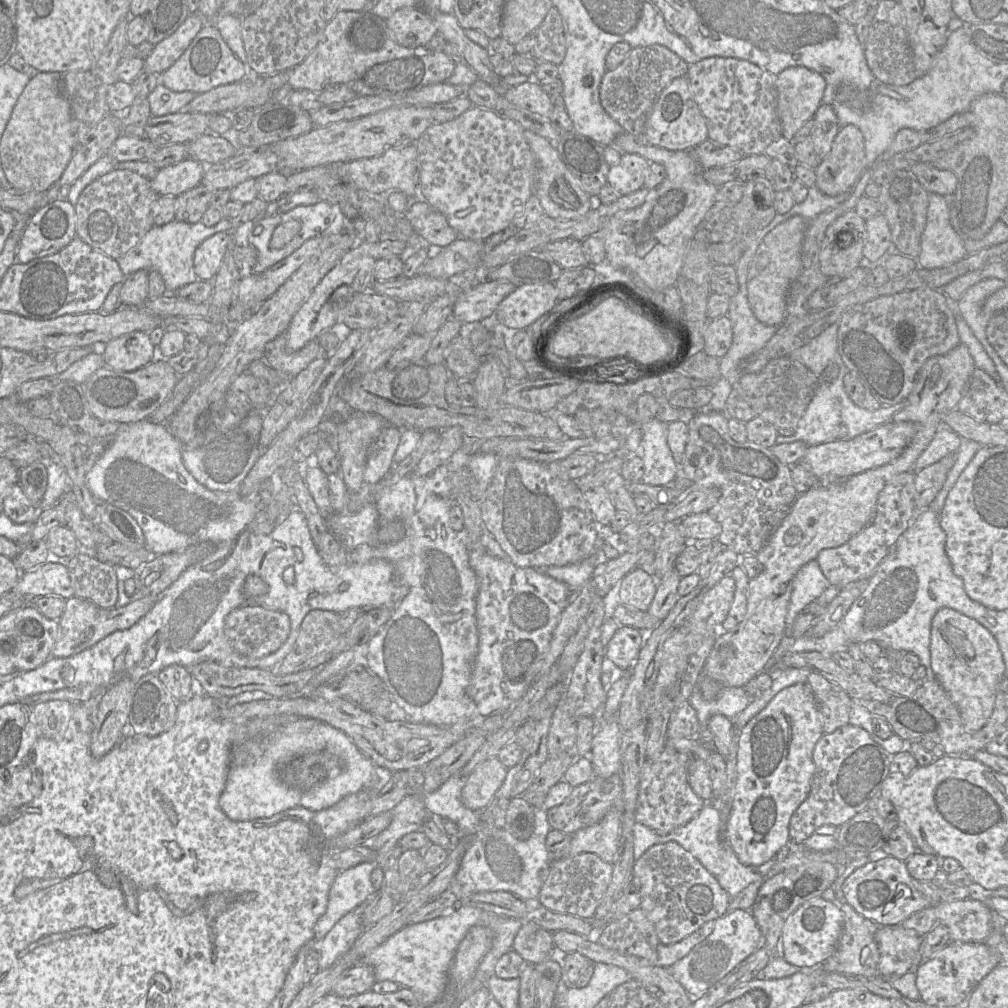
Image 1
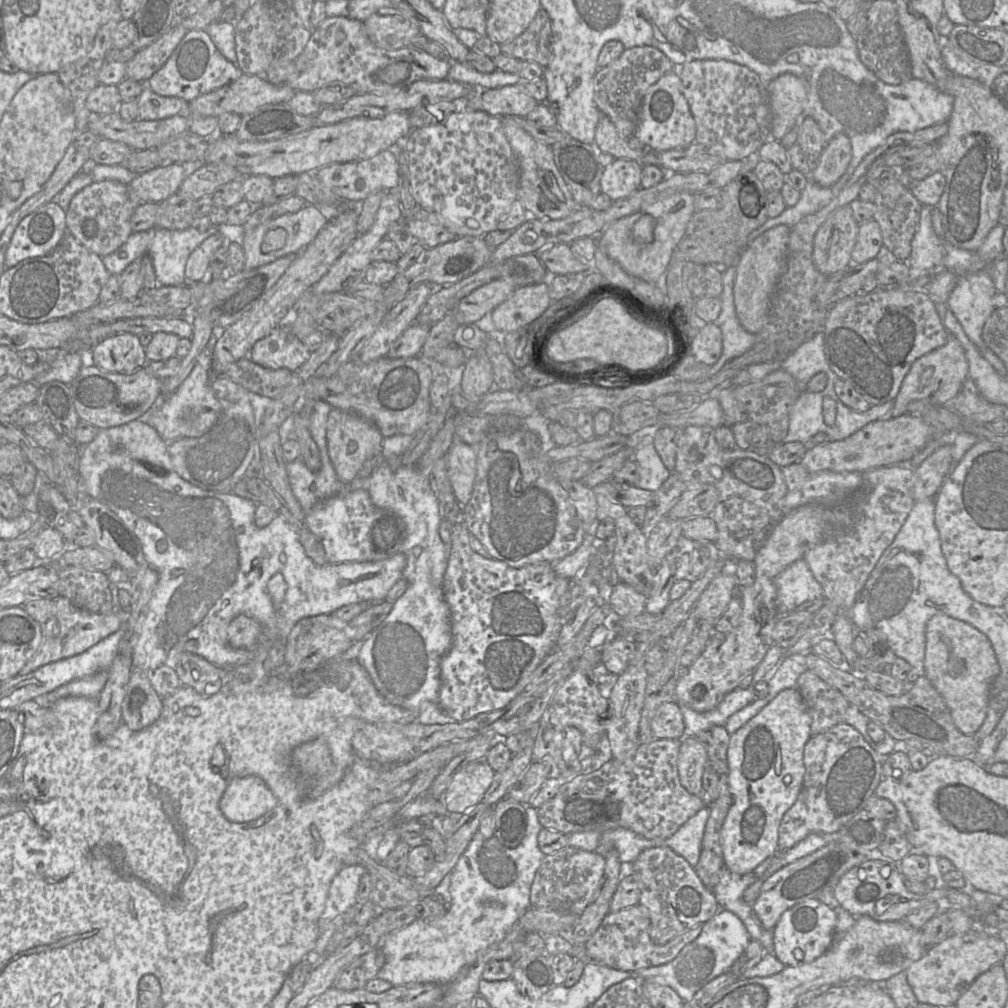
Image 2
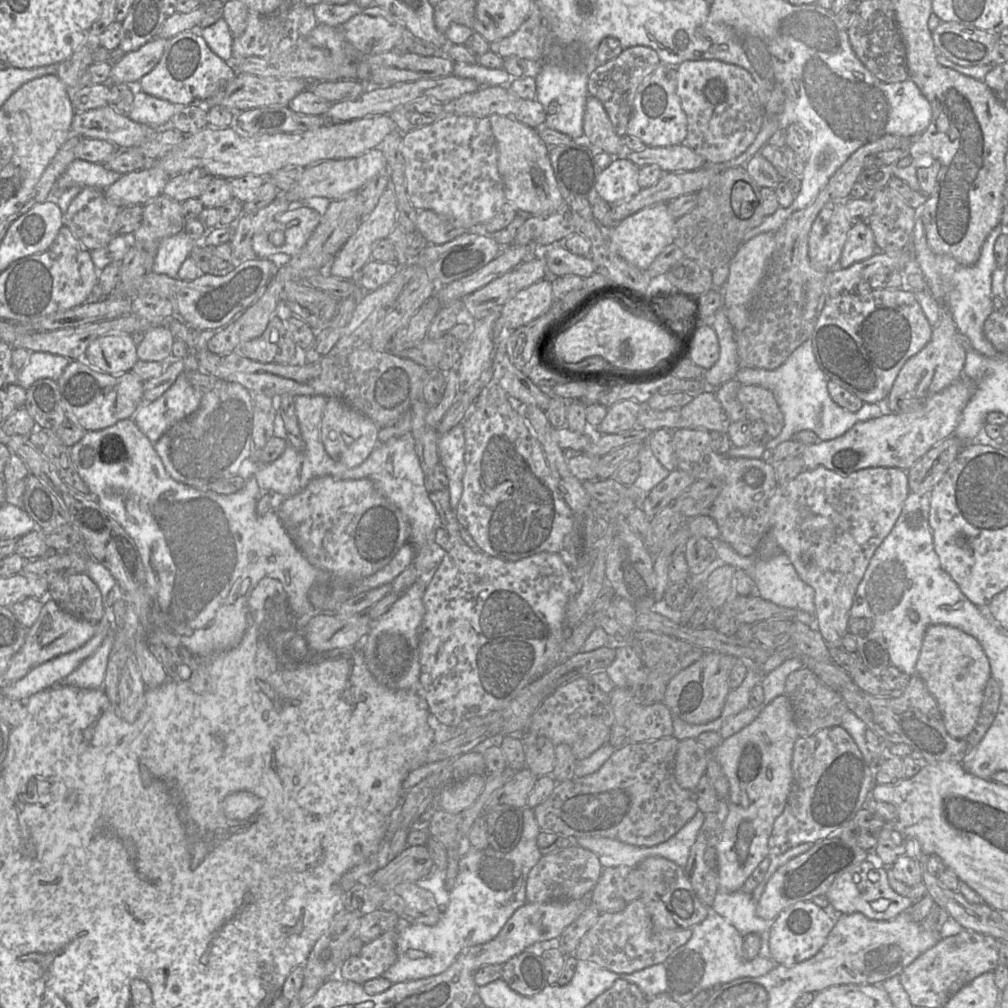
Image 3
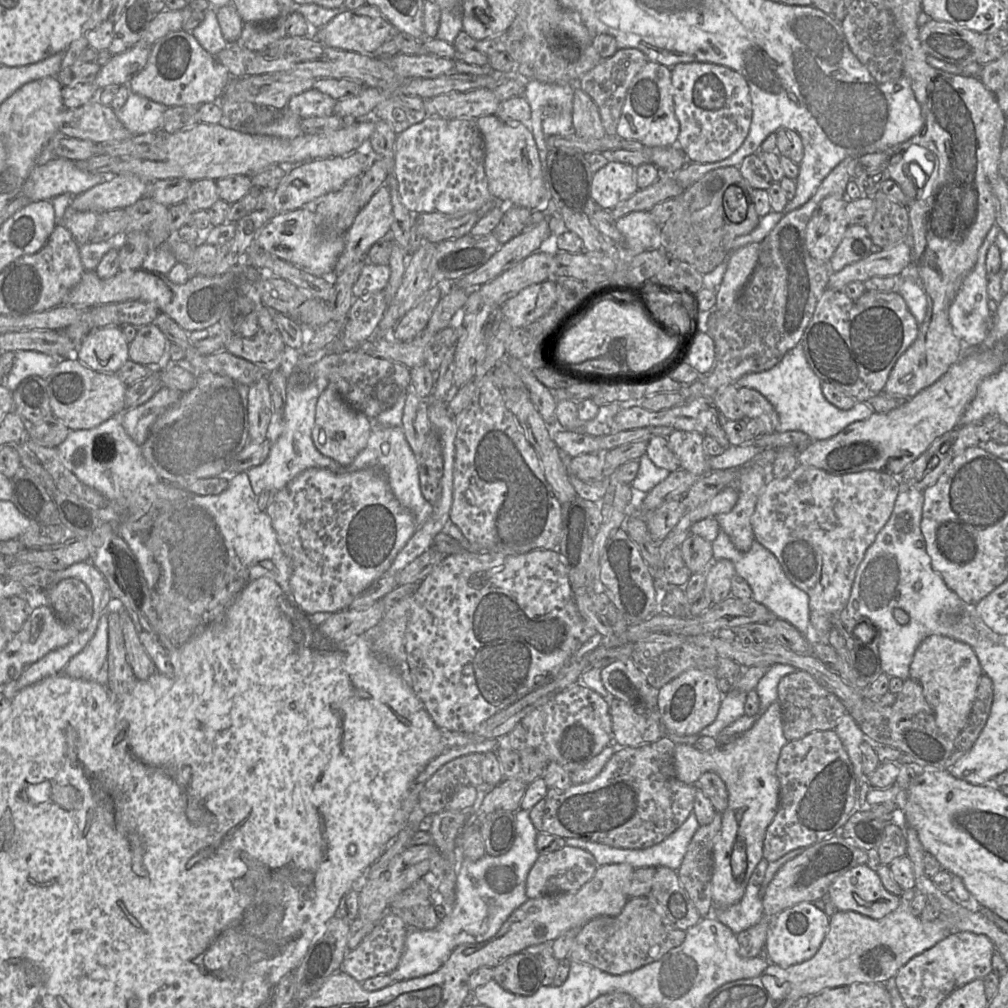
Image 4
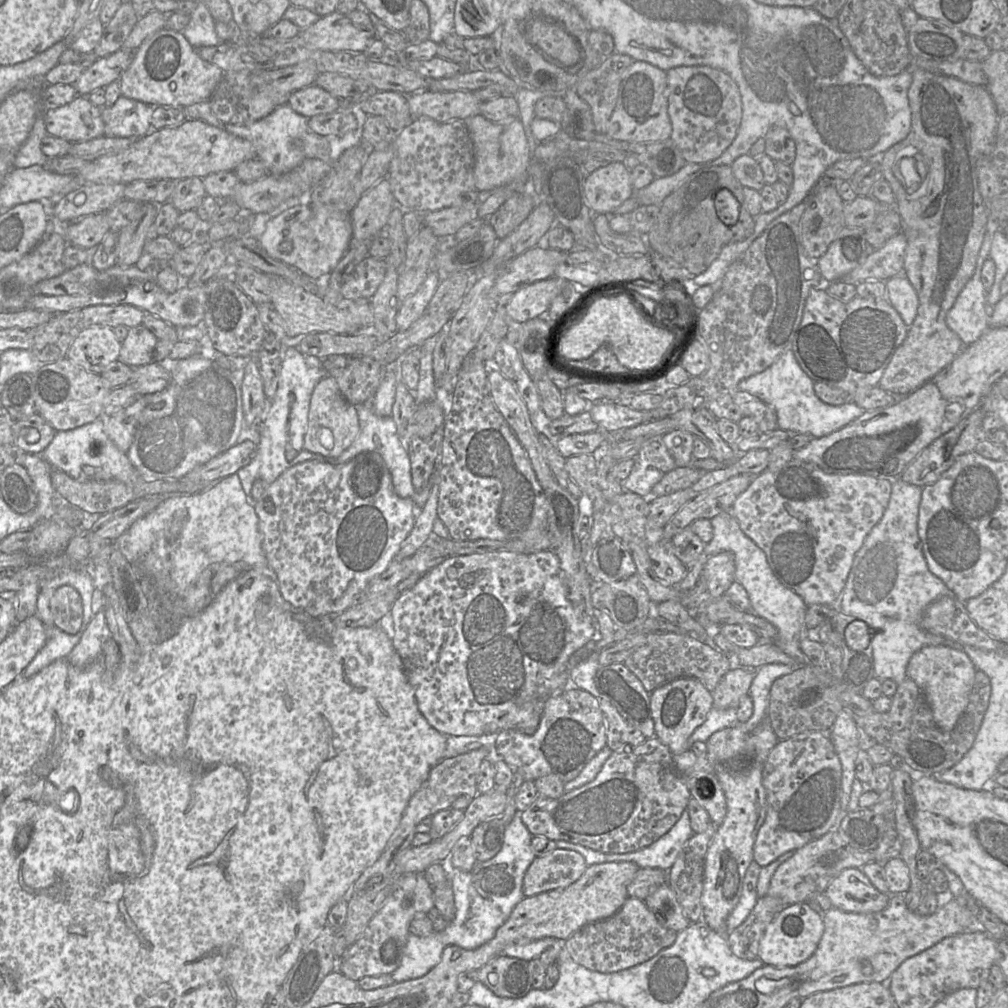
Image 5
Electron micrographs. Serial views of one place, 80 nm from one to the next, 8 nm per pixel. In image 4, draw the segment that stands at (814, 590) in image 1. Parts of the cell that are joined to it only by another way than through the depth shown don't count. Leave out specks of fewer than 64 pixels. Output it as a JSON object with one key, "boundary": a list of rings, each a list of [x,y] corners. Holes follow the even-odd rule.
{"boundary":[[[722,530],[712,542],[712,550],[715,561],[728,559],[734,564],[736,575],[743,578],[752,589],[754,601],[764,605],[778,619],[787,621],[805,636],[810,624],[809,596],[787,579],[778,560],[769,550],[755,540],[748,552],[741,552]]]}

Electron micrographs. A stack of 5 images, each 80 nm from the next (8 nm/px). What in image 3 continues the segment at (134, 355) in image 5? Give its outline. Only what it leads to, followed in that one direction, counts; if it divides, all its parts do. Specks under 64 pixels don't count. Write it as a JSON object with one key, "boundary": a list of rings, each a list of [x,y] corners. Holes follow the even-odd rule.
{"boundary":[[[156,324],[144,332],[143,340],[137,345],[136,352],[140,361],[147,362],[163,362],[167,360],[169,363],[170,355],[172,355],[172,346],[176,338],[170,330],[162,325]]]}

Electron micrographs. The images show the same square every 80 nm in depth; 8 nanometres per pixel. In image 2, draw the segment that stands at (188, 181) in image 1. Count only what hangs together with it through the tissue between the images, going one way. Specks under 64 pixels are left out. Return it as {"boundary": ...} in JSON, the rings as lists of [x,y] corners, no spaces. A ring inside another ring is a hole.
{"boundary":[[[175,162],[137,174],[128,185],[136,205],[159,203],[178,192],[184,179],[202,164]]]}

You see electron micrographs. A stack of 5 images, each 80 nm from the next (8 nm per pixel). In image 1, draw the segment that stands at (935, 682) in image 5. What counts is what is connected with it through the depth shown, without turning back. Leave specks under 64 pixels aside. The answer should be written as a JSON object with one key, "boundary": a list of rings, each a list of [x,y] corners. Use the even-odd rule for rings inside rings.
{"boundary":[[[945,607],[932,619],[930,653],[935,680],[957,706],[965,730],[977,732],[991,717],[997,687],[1006,677],[1005,663],[995,637],[976,620]]]}

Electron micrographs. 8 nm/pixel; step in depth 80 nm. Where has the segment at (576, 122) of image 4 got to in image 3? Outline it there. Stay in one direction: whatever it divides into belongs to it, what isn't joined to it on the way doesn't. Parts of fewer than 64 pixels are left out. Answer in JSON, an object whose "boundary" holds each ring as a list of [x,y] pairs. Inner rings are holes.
{"boundary":[[[589,96],[583,118],[586,143],[596,151],[605,152],[614,158],[626,159],[632,152],[614,130],[602,104]]]}

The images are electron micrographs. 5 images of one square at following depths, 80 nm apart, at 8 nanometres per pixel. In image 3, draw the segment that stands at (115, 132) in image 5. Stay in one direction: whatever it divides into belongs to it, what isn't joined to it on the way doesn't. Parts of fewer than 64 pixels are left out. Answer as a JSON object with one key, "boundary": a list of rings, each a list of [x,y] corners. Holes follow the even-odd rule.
{"boundary":[[[126,83],[133,93],[133,104],[128,118],[152,127],[164,126],[170,123],[178,105],[167,100],[146,94],[139,88],[139,83]]]}

